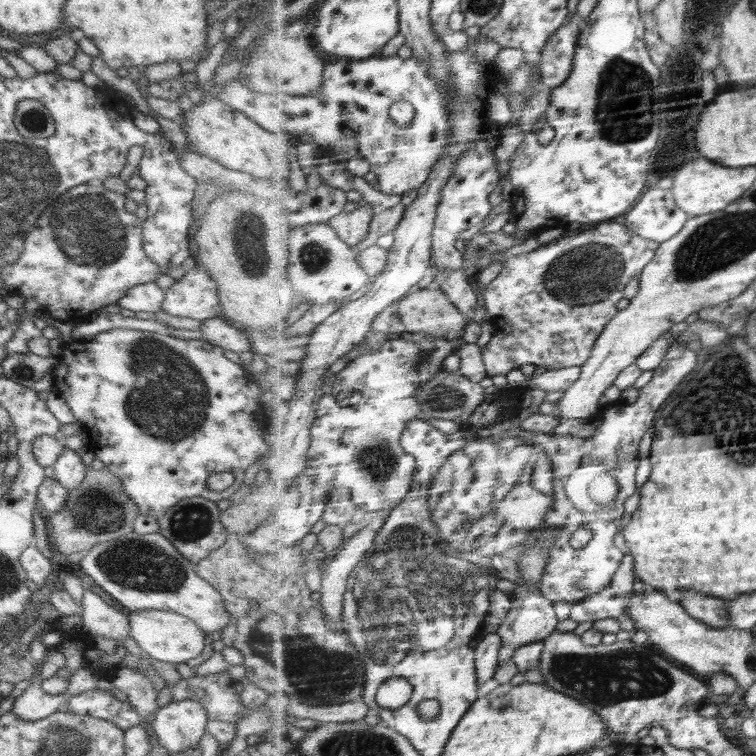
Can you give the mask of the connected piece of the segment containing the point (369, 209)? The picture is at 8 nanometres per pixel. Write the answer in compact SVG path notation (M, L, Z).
M363 203L355 211L344 211L328 224L336 227L341 237L354 247L368 238L370 224L378 210L370 203Z

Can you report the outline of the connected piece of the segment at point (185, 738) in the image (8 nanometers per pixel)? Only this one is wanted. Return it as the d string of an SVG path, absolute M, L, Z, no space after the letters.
M194 700L171 701L160 707L153 718L157 741L170 753L199 746L209 721L204 706Z

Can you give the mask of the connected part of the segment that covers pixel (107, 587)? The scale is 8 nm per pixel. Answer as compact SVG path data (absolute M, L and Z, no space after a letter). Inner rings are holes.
M132 531L116 540L96 544L78 562L100 588L129 611L168 610L193 621L208 635L229 625L222 595L194 572L176 547L160 533L136 534Z

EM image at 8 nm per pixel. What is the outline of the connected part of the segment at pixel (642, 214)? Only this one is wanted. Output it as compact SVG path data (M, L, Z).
M651 186L622 220L640 236L663 243L680 234L690 219L678 204L673 189Z

